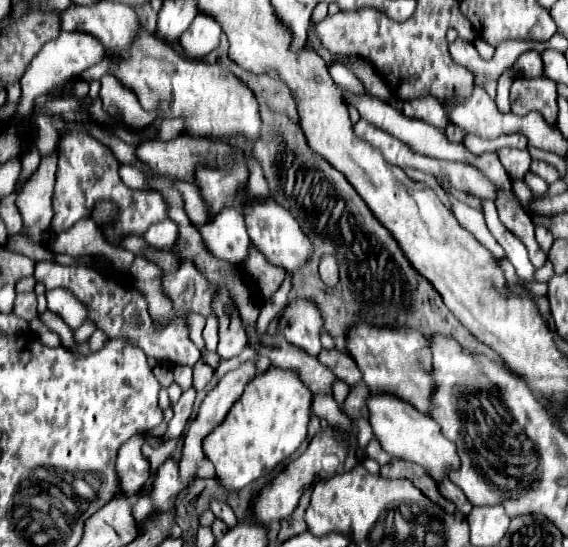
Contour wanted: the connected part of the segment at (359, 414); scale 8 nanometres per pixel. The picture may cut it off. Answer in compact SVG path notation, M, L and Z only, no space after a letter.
M358 382L356 386L350 388L350 392L348 392L344 404L340 406L340 410L352 420L366 418L368 410L364 410L364 394L368 394L368 386L364 382Z

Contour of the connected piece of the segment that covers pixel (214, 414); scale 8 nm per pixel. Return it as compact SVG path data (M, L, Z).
M246 360L244 364L240 364L236 370L230 370L228 374L224 374L220 378L220 382L216 384L216 388L204 398L200 410L198 410L198 416L196 420L190 424L188 428L188 434L186 434L186 440L184 440L184 452L182 452L182 460L180 460L180 480L190 486L194 480L196 480L196 464L204 458L204 452L202 452L202 440L214 430L214 426L218 426L222 422L222 418L228 414L228 410L232 408L232 404L240 398L242 390L246 388L246 384L256 376L256 360Z

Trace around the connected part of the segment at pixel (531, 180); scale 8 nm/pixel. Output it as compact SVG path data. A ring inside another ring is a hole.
M528 172L524 180L526 180L526 184L530 186L530 190L532 190L534 194L546 194L546 190L548 190L548 184L546 184L544 180L540 180L538 176L532 176L532 174Z

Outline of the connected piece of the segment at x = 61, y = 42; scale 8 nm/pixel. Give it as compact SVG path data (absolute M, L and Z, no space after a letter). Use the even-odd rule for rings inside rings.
M62 32L56 40L48 42L30 62L30 68L26 70L26 74L22 76L20 84L22 84L22 106L16 112L16 120L28 120L32 116L32 106L36 96L44 96L48 94L54 86L64 84L66 80L70 80L74 74L86 70L92 64L98 64L104 58L104 46L100 46L100 42L96 42L96 38L92 38L90 34L80 34L80 32Z

